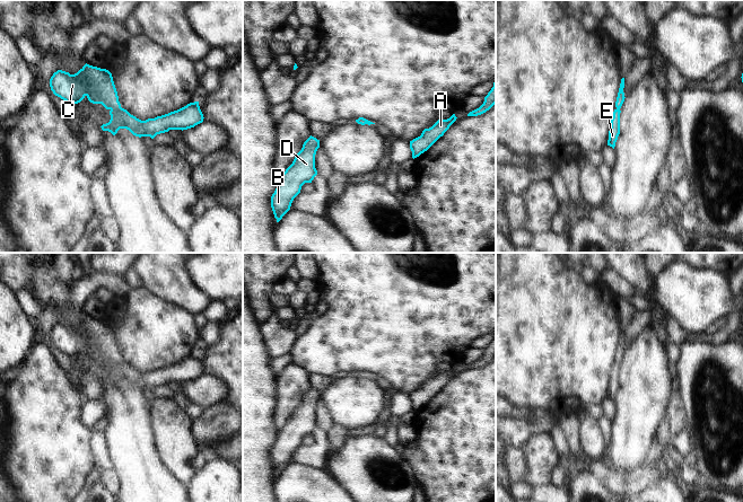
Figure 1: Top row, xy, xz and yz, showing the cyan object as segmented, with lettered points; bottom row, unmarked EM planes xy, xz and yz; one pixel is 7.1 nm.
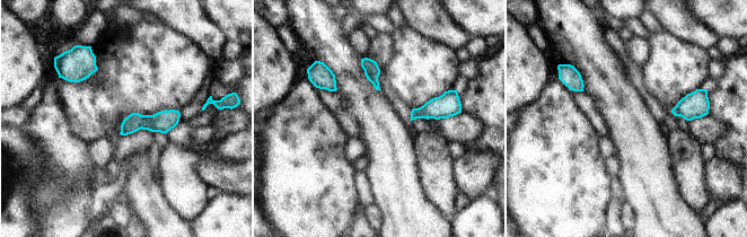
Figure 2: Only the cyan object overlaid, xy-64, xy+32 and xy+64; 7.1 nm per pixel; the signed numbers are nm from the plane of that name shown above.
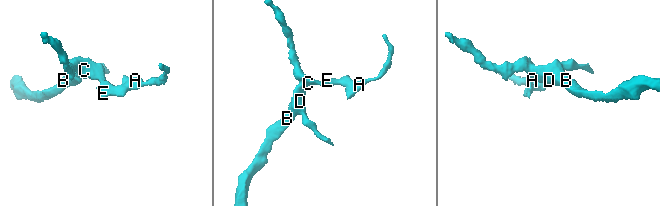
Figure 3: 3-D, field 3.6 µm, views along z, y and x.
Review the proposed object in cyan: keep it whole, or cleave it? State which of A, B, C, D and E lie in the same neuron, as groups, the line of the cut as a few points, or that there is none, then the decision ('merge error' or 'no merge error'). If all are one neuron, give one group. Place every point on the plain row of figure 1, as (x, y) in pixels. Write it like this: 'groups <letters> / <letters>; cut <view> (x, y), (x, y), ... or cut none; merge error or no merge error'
groups A B C D E; cut none; no merge error

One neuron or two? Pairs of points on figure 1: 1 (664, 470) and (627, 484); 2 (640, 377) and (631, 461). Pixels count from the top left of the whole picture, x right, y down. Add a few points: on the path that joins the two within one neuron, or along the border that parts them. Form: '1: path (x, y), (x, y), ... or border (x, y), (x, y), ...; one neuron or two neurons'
1: path (655, 472), (636, 483); one neuron
2: path (640, 398), (639, 413), (631, 440); one neuron

